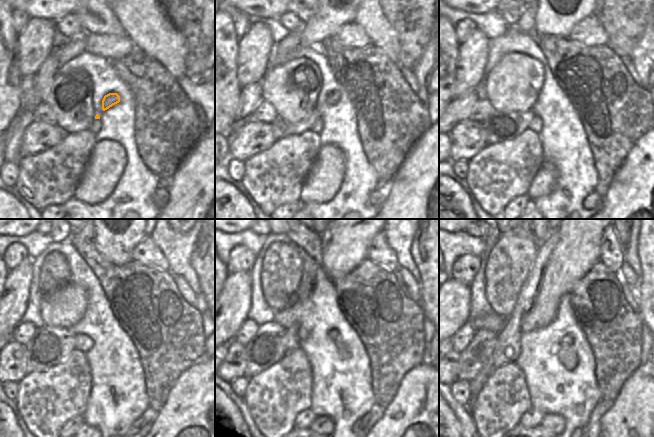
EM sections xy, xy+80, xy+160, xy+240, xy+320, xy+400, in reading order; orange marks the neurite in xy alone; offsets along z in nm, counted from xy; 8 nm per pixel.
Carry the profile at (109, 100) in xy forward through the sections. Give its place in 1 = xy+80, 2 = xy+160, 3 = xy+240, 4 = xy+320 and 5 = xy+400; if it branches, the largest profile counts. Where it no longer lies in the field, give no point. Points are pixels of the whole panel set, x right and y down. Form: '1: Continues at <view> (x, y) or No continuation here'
1: Continues at xy+80 (282, 128)
2: Continues at xy+160 (499, 126)
3: Continues at xy+240 (49, 346)
4: Continues at xy+320 (268, 346)
5: Continues at xy+400 (473, 359).

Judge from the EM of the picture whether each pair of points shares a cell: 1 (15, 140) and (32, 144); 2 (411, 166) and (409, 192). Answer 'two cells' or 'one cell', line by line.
1: two cells
2: one cell

